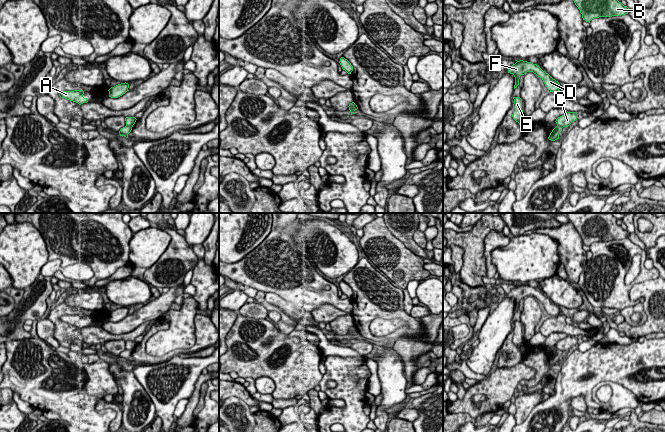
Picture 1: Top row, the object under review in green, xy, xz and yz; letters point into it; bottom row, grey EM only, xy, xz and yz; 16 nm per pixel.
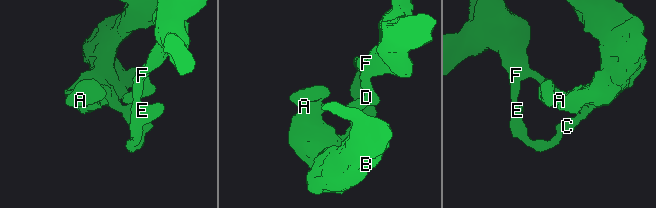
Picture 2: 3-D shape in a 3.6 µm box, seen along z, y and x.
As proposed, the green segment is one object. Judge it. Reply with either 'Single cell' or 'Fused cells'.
Fused cells

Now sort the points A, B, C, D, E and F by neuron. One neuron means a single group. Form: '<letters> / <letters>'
A B C / D E F

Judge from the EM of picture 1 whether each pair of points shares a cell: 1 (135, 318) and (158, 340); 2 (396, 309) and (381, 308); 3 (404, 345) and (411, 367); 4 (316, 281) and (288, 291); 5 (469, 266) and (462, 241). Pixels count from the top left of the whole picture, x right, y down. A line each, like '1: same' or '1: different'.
1: different
2: same
3: same
4: same
5: same

